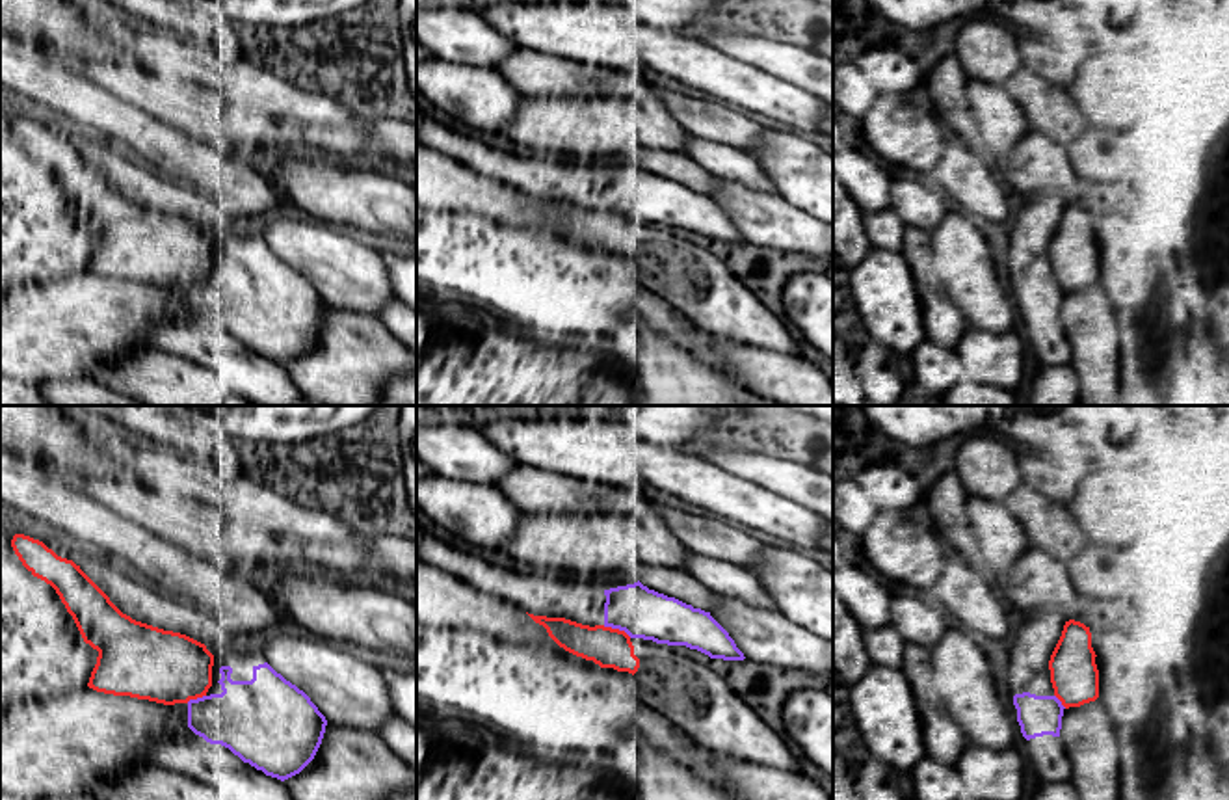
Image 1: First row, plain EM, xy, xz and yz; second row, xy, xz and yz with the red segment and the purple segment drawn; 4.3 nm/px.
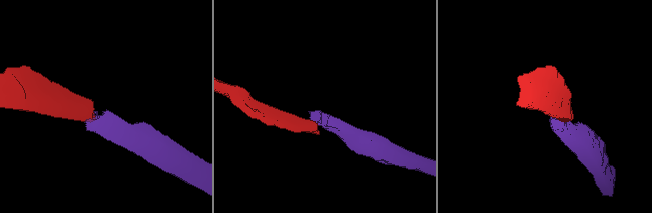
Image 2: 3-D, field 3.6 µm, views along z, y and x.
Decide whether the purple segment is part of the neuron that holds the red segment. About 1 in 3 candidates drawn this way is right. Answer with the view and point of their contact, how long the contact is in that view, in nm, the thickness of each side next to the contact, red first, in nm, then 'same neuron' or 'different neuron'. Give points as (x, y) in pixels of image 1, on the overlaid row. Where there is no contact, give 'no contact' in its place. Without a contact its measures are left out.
meets red in xz at (618, 629); contact 140 nm long; 180 nm thick on the red side, 220 nm on the other; different neuron

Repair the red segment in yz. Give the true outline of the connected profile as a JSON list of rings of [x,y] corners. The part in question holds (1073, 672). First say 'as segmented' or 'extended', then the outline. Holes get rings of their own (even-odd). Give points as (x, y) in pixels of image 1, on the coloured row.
as segmented; [[[1075,620],[1065,621],[1049,660],[1054,696],[1065,709],[1080,707],[1099,698],[1095,657],[1090,627]]]

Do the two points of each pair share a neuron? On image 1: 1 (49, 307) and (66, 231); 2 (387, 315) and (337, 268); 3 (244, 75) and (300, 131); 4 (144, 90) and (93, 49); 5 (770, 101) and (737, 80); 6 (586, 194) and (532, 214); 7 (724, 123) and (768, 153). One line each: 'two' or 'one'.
1: two
2: two
3: one
4: two
5: one
6: two
7: two

